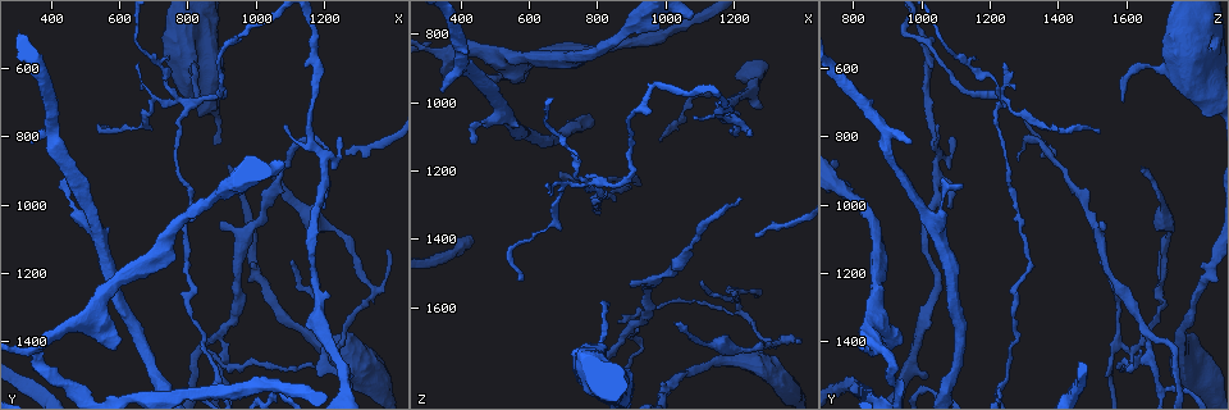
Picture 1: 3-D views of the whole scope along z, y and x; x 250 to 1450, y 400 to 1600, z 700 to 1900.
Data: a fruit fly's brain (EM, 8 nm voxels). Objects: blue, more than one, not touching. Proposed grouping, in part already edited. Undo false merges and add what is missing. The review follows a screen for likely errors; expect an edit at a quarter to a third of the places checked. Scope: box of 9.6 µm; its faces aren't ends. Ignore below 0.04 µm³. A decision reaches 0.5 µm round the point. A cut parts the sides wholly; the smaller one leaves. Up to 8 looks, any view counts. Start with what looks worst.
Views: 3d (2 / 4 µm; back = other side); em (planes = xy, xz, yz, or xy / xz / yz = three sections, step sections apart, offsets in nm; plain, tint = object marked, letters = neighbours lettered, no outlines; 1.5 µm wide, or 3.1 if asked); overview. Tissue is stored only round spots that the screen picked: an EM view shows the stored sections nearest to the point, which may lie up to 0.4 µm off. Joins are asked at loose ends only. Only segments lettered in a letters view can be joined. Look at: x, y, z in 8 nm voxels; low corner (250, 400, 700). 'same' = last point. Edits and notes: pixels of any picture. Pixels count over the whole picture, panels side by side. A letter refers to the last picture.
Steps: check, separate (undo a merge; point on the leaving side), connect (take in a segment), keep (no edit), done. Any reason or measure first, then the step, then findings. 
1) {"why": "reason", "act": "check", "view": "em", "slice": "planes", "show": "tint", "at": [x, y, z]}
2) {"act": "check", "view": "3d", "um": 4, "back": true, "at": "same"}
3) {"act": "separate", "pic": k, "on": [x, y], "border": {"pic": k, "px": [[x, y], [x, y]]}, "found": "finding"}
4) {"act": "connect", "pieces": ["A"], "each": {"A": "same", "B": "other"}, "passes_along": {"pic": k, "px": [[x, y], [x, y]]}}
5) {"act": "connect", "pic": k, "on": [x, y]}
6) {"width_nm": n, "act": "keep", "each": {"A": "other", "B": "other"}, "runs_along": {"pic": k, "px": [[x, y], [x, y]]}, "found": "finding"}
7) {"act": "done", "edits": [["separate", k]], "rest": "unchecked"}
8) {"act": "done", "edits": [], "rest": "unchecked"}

{"act": "check", "view": "em", "slice": "planes", "show": "letters", "at": [830, 690, 1580]}

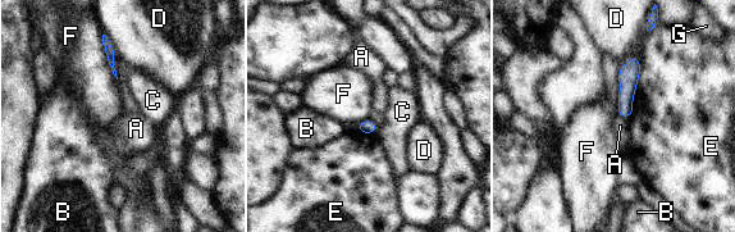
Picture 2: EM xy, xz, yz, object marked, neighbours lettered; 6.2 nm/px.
{"act": "keep", "each": {"A": "other", "B": "other", "C": "other", "D": "other", "E": "other", "F": "other", "G": "other"}, "runs_along": {"pic": 2, "px": [[634, 60], [628, 76], [626, 114]]}, "found": "none of them fits"}

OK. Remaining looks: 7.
{"why": "an open end", "act": "check", "view": "em", "slice": "yz", "step": 4, "show": "tint", "at": [1030, 890, 1650]}

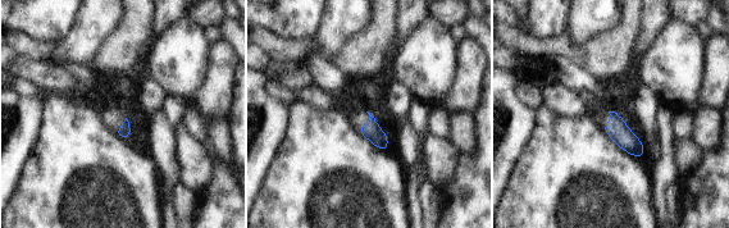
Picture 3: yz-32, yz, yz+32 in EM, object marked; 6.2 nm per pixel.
{"act": "check", "view": "em", "slice": "planes", "show": "letters", "at": "same"}

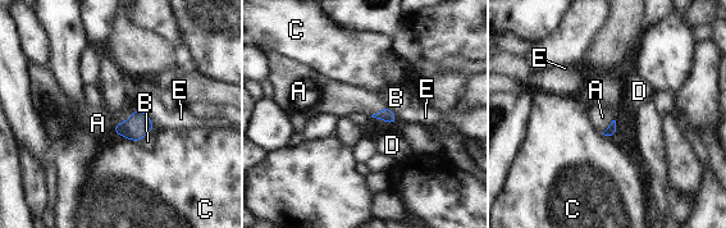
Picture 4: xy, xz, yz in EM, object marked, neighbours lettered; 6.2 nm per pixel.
{"act": "connect", "pieces": ["A"], "each": {"A": "same", "B": "other", "C": "other", "D": "other", "E": "other"}, "passes_along": {"pic": 4, "px": [[138, 124], [122, 122], [97, 123]]}, "found": "the neuron continues"}

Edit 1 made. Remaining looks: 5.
{"why": "an open end", "act": "check", "view": "3d", "um": 4, "at": [660, 590, 1250]}

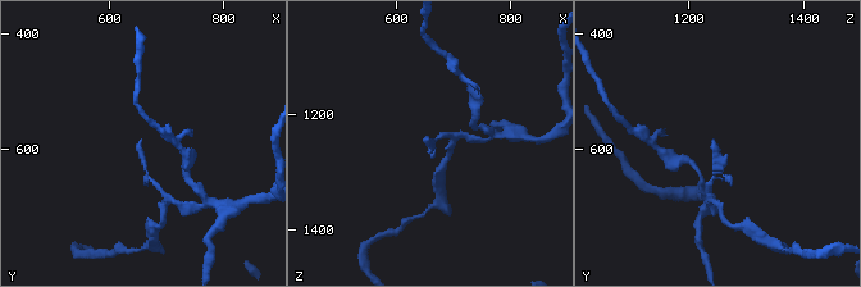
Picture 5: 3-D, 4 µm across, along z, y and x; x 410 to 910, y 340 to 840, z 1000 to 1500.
{"why": "now the EM", "act": "check", "view": "em", "slice": "planes", "show": "plain", "at": [655, 585, 1245]}

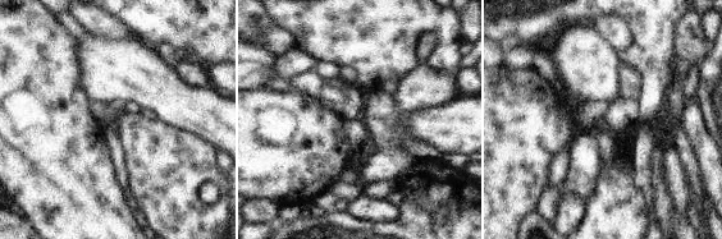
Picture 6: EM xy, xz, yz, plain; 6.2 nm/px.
{"act": "check", "view": "em", "slice": "planes", "show": "letters", "at": "same"}

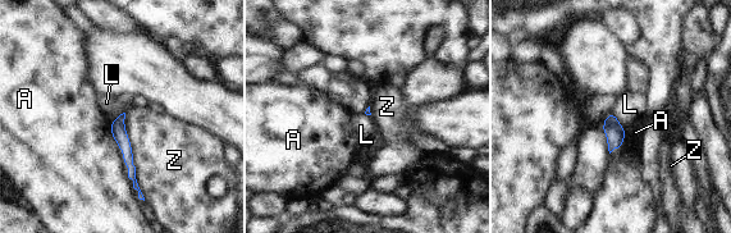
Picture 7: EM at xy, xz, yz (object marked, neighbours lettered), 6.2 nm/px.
{"longest_contact_nm": ["Z", 550], "act": "keep", "each": {"A": "other", "L": "other", "Z": "other"}, "found": "no lettered segment goes on from it"}

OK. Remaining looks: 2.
{"act": "done", "edits": [["connect", 4]], "rest": "unchecked"}

